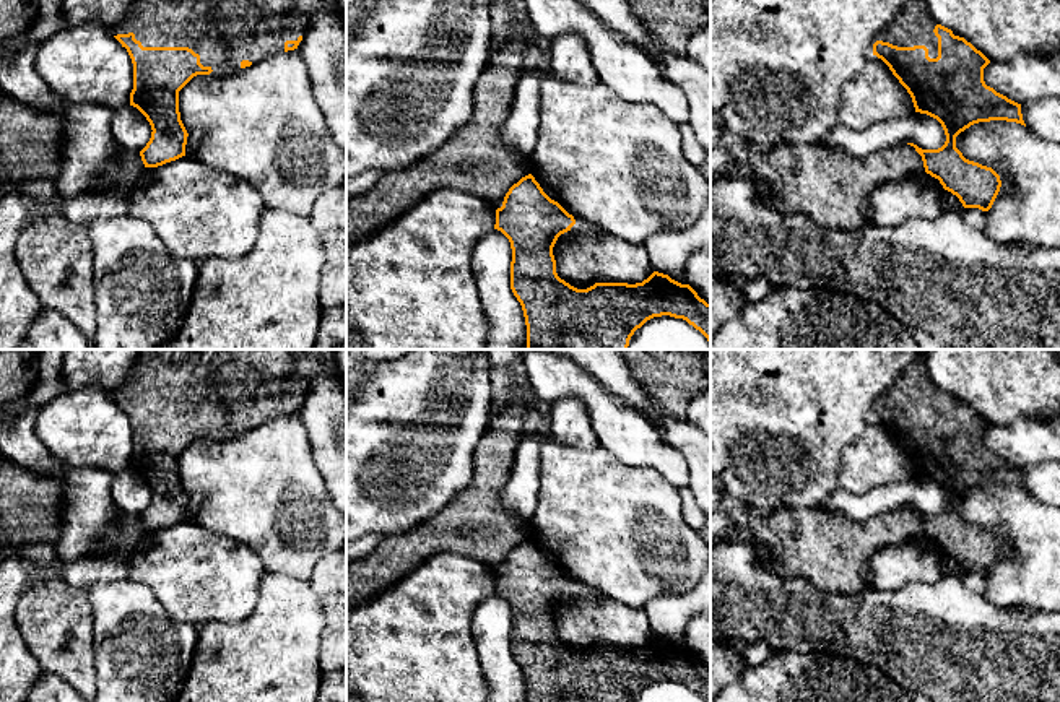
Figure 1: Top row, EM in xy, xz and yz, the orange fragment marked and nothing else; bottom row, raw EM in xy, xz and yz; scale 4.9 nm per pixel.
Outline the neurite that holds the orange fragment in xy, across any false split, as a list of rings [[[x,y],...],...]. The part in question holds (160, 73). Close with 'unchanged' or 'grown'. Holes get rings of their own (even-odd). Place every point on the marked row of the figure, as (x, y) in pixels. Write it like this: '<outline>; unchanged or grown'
[[[137,0],[128,16],[111,28],[114,37],[127,49],[133,63],[133,89],[130,93],[130,106],[137,107],[151,125],[151,138],[146,146],[140,151],[145,167],[158,167],[166,162],[176,161],[185,156],[187,130],[180,120],[179,112],[179,91],[197,75],[228,76],[239,72],[241,68],[250,67],[272,55],[294,50],[302,41],[302,34],[307,26],[307,16],[293,8],[293,0]]]; grown

